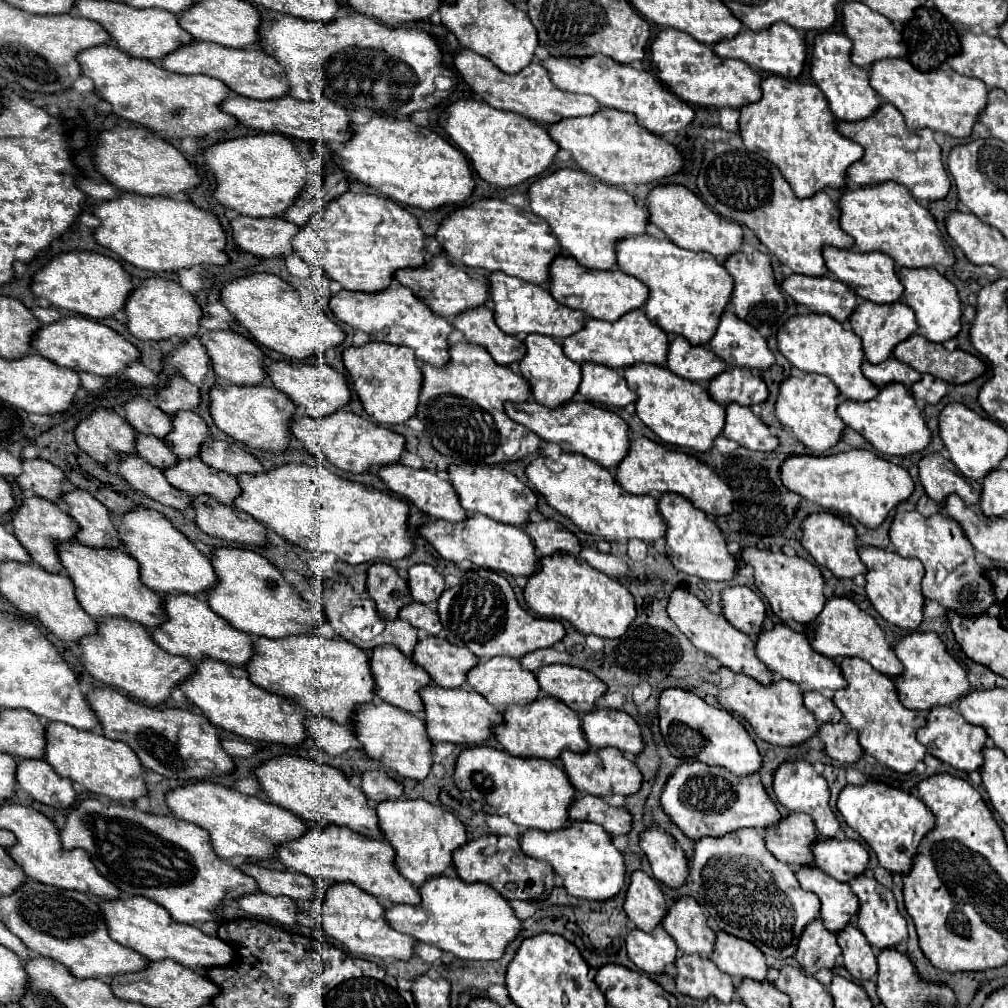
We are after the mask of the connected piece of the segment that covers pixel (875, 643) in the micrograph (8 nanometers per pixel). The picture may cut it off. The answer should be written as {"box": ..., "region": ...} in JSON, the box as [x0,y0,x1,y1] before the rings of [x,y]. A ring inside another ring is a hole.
{"box":[811,598,903,678],"region":[[[829,598],[825,602],[825,608],[821,610],[819,618],[811,624],[811,630],[813,630],[811,646],[819,654],[823,654],[831,660],[857,656],[857,658],[867,660],[875,670],[879,670],[891,678],[903,674],[903,664],[895,656],[893,644],[887,642],[881,626],[875,622],[873,616],[869,616],[865,610],[861,610],[855,602],[851,602],[847,598]]]}

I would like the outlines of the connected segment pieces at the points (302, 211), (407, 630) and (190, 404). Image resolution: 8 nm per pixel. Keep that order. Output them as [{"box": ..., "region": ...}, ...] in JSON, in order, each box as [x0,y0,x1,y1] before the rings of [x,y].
[{"box":[283,196,319,226],"region":[[[301,196],[301,198],[297,198],[295,204],[283,214],[283,218],[285,218],[285,220],[291,220],[293,224],[297,222],[299,226],[303,226],[303,224],[307,224],[309,216],[315,214],[317,210],[319,210],[319,206],[315,204],[315,200],[305,200],[305,198]]]},{"box":[359,620,419,656],"region":[[[389,620],[385,624],[385,630],[381,636],[377,636],[373,642],[369,644],[363,644],[359,642],[361,648],[365,650],[371,650],[375,646],[385,646],[385,644],[395,644],[403,654],[411,656],[413,650],[415,650],[415,644],[419,642],[419,636],[417,636],[417,630],[411,628],[411,624],[407,624],[405,620]]]},{"box":[157,376,201,416],"region":[[[181,376],[169,378],[169,386],[159,390],[159,394],[157,394],[157,406],[167,416],[175,416],[181,410],[193,412],[193,410],[197,410],[199,400],[201,400],[199,388]]]}]

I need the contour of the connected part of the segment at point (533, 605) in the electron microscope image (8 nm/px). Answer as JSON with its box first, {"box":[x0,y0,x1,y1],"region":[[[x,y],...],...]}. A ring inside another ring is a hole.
{"box":[523,556,637,638],"region":[[[551,556],[551,560],[541,558],[541,572],[531,576],[527,580],[527,586],[523,590],[525,602],[529,604],[531,610],[535,610],[543,618],[563,618],[571,622],[571,626],[581,632],[583,636],[595,634],[601,638],[623,638],[629,626],[633,624],[637,610],[635,610],[635,600],[631,592],[617,580],[605,576],[603,572],[591,568],[581,556]]]}

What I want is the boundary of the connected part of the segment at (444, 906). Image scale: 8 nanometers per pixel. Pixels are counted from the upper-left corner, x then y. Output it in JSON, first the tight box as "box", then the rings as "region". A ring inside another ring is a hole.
{"box":[387,876,523,960],"region":[[[437,876],[427,880],[419,892],[423,898],[419,906],[393,906],[387,910],[387,922],[395,930],[411,934],[419,942],[439,946],[457,958],[499,960],[509,942],[513,942],[523,930],[523,924],[509,902],[483,882],[467,884],[455,876]]]}

